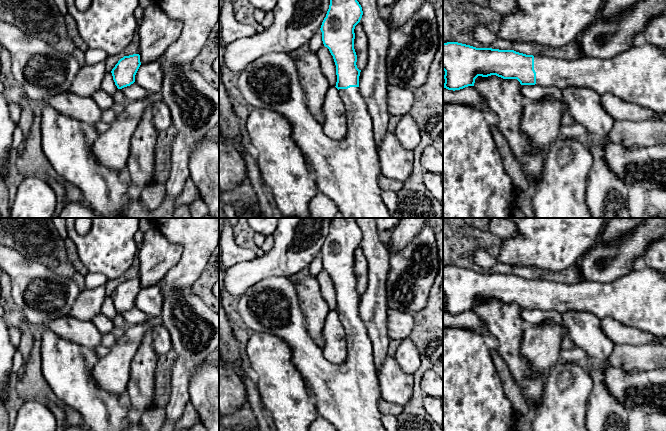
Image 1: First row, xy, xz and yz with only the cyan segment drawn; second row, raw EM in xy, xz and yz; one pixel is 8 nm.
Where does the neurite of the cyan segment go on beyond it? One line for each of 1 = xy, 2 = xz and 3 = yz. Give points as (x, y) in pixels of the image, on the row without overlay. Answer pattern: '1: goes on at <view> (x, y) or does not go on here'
1: does not go on here
2: goes on at xz (347, 395)
3: goes on at yz (638, 300)

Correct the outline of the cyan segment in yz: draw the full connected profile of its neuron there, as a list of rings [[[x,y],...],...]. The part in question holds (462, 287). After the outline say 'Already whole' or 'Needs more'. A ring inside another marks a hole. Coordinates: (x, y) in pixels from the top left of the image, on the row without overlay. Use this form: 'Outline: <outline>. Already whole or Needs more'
Outline: [[[447,266],[443,267],[443,294],[443,312],[453,315],[474,310],[478,300],[496,299],[517,303],[521,309],[583,311],[599,320],[611,317],[623,325],[666,336],[666,273],[647,266],[609,283],[572,284]]]. Needs more

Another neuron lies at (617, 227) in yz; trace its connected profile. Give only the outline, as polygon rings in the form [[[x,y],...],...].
[[[612,218],[604,229],[601,242],[610,244],[633,231],[645,219],[646,218]]]

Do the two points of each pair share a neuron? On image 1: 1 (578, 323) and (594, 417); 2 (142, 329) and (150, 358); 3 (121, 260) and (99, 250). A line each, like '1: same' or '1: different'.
1: same
2: different
3: same

